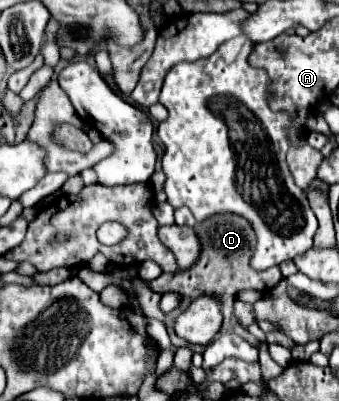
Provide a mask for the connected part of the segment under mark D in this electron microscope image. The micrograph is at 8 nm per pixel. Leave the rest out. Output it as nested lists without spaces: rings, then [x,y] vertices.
[[[216,215],[208,221],[204,221],[200,227],[196,227],[196,233],[200,237],[202,243],[202,253],[200,253],[200,261],[188,269],[188,271],[178,271],[178,273],[162,273],[158,279],[154,279],[150,283],[150,289],[164,295],[168,291],[174,291],[180,295],[180,306],[178,308],[188,308],[188,303],[198,297],[204,291],[212,291],[210,287],[228,287],[228,317],[224,321],[224,329],[228,329],[230,333],[240,333],[244,339],[248,339],[254,347],[260,349],[260,367],[262,367],[262,375],[266,379],[274,379],[278,377],[278,373],[282,373],[282,367],[270,357],[268,353],[268,343],[258,341],[246,327],[242,327],[234,315],[234,299],[236,293],[240,289],[272,289],[274,285],[278,285],[278,281],[282,279],[282,273],[278,267],[270,267],[266,271],[254,271],[250,267],[250,255],[254,251],[256,245],[256,237],[252,227],[234,215]]]

